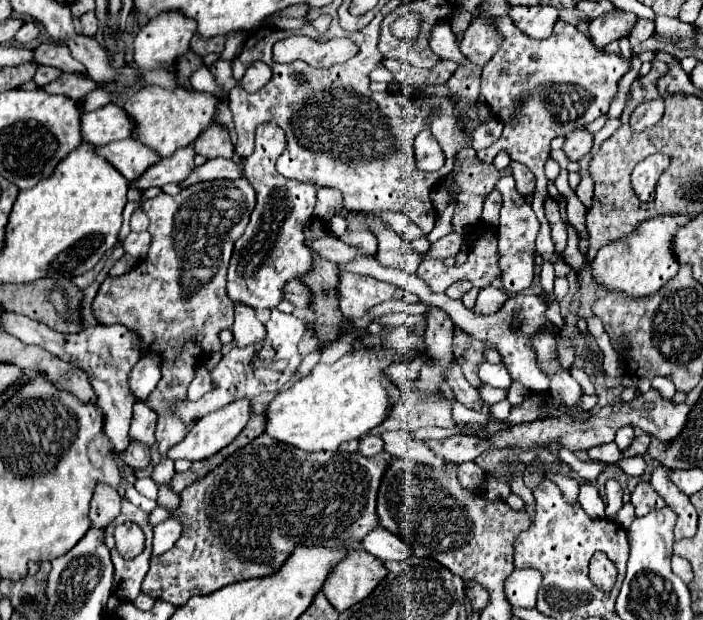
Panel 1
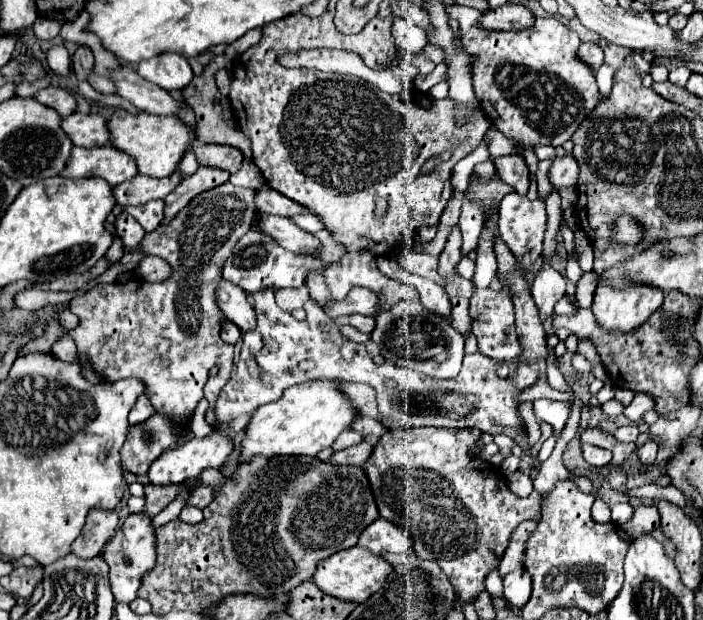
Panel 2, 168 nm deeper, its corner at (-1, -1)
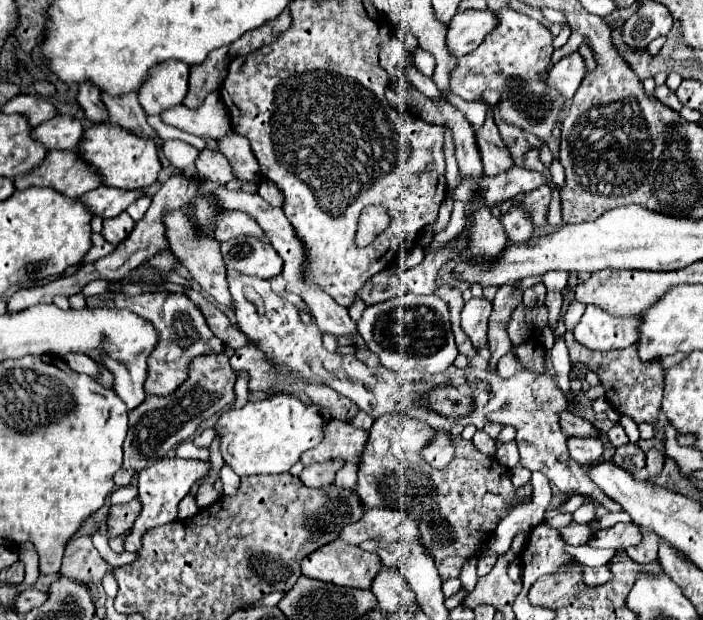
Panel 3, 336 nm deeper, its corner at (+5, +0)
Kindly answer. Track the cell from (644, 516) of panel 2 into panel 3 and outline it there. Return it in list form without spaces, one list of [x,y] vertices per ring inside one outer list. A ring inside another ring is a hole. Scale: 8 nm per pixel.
[[[635,523],[629,525],[615,525],[613,529],[607,531],[597,531],[595,535],[589,537],[587,545],[589,547],[607,547],[607,549],[627,549],[631,545],[641,543],[641,529]]]

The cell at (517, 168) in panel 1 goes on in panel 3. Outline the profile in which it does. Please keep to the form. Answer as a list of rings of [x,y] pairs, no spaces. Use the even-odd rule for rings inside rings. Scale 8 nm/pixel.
[[[487,105],[487,117],[485,123],[475,129],[475,139],[479,143],[479,155],[483,159],[483,173],[485,175],[499,175],[513,167],[513,159],[499,137],[497,125],[493,123],[493,111],[491,105]]]

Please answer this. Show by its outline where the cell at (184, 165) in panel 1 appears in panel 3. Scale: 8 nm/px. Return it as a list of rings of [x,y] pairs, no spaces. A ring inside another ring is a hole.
[[[101,185],[95,191],[89,191],[81,197],[77,197],[77,201],[81,201],[93,215],[107,219],[107,217],[115,217],[115,215],[123,213],[139,195],[141,195],[139,189],[125,191],[125,189],[113,189],[113,187]]]

